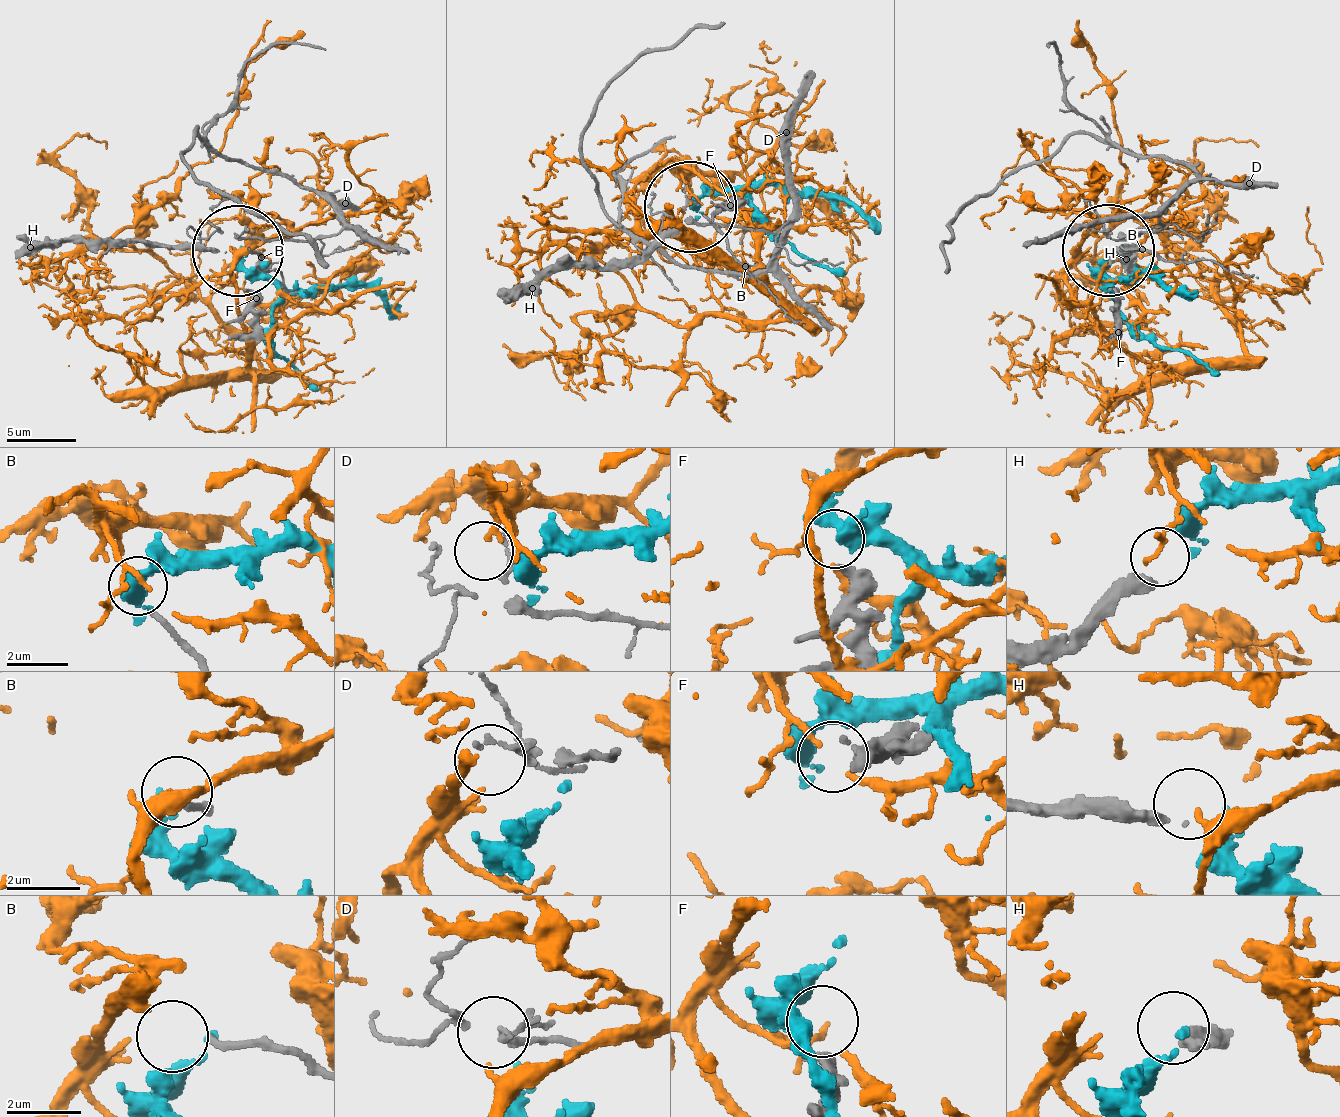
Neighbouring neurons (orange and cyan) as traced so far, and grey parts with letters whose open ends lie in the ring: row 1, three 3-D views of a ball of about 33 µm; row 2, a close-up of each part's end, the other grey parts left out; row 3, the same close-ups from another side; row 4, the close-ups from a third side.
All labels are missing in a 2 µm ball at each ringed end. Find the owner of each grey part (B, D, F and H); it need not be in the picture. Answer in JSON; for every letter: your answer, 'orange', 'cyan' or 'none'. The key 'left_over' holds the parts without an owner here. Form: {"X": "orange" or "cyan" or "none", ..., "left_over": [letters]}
{"B": "none", "D": "none", "F": "none", "H": "cyan", "left_over": ["B", "D", "F"]}

